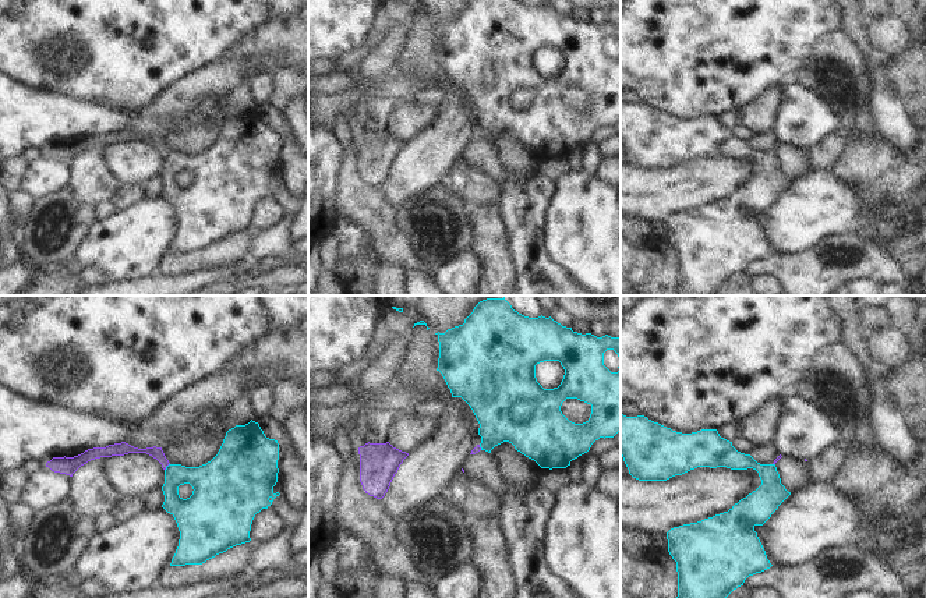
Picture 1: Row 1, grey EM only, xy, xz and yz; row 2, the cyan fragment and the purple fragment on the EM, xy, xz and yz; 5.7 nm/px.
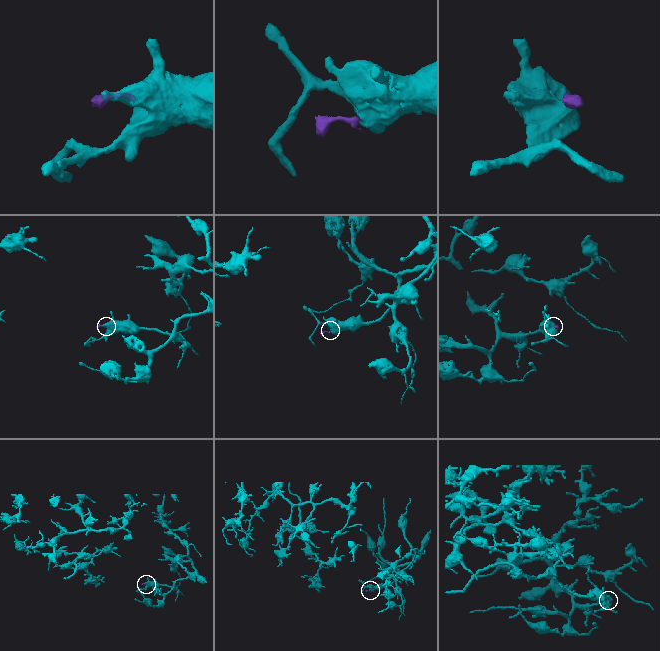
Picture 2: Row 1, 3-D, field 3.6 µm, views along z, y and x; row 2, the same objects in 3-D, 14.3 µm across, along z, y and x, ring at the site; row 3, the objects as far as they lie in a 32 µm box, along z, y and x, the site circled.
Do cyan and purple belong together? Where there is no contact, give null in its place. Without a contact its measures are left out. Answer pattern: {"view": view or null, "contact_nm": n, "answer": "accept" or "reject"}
{"view": "xy", "contact_nm": 50, "answer": "reject"}

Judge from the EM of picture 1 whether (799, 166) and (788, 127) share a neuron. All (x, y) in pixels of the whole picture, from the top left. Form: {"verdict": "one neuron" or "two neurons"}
{"verdict": "two neurons"}

